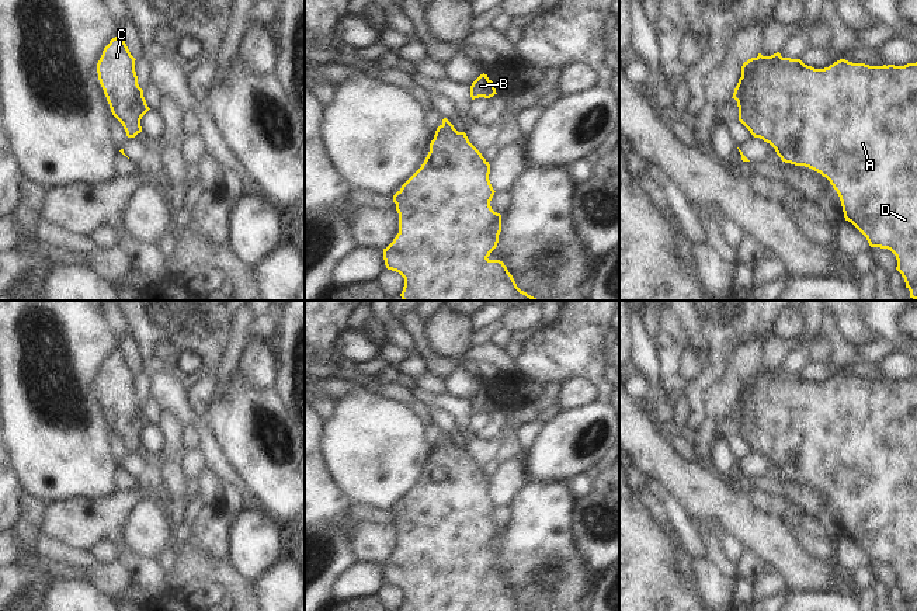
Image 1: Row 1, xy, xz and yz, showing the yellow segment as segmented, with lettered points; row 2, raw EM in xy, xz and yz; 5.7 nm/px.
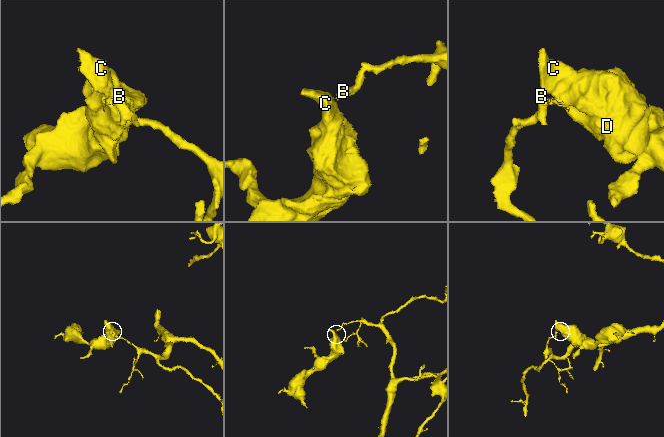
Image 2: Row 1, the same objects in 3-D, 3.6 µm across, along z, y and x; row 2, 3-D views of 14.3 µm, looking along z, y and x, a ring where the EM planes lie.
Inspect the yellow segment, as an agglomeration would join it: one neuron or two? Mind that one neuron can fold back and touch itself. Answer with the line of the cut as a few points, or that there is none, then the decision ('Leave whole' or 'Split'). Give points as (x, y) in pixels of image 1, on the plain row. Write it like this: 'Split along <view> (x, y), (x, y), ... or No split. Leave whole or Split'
Split along xz (443, 440), (436, 448). Split

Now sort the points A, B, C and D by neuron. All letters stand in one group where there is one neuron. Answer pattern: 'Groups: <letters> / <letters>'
Groups: A C D / B

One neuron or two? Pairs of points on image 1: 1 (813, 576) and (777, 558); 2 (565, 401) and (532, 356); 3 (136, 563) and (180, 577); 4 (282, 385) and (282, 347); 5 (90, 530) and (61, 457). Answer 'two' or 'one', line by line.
1: one
2: two
3: two
4: one
5: two

